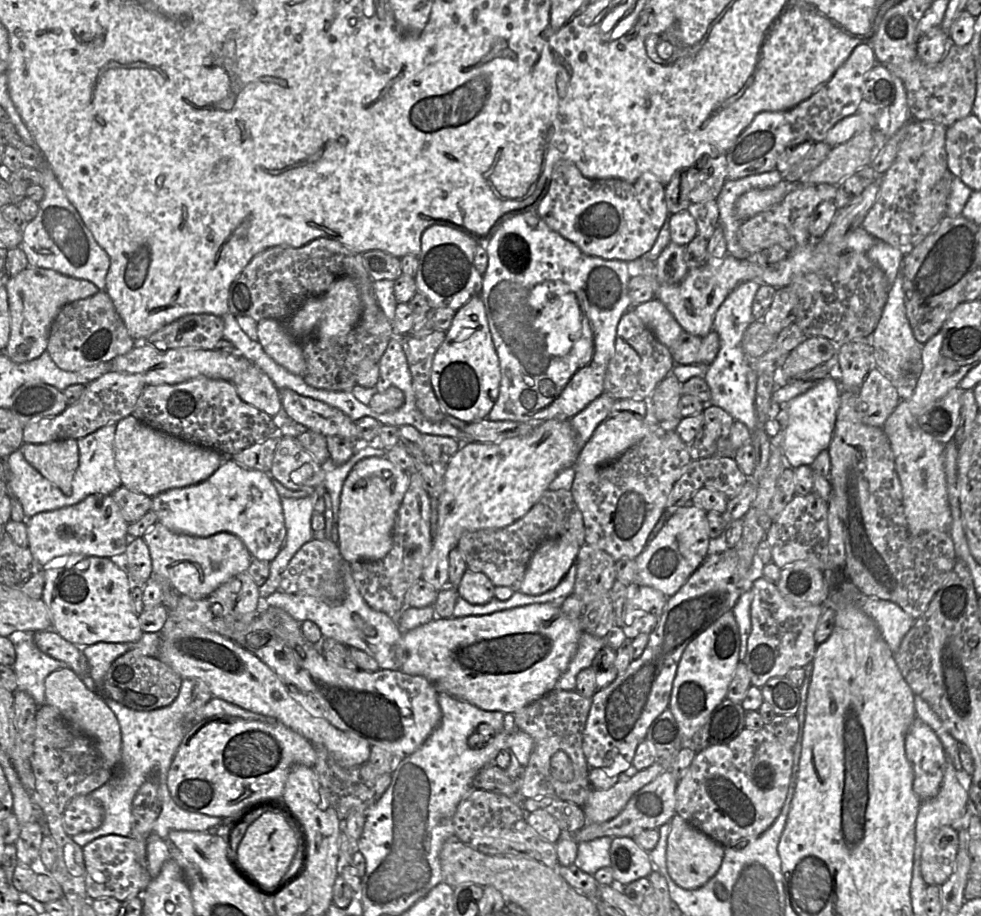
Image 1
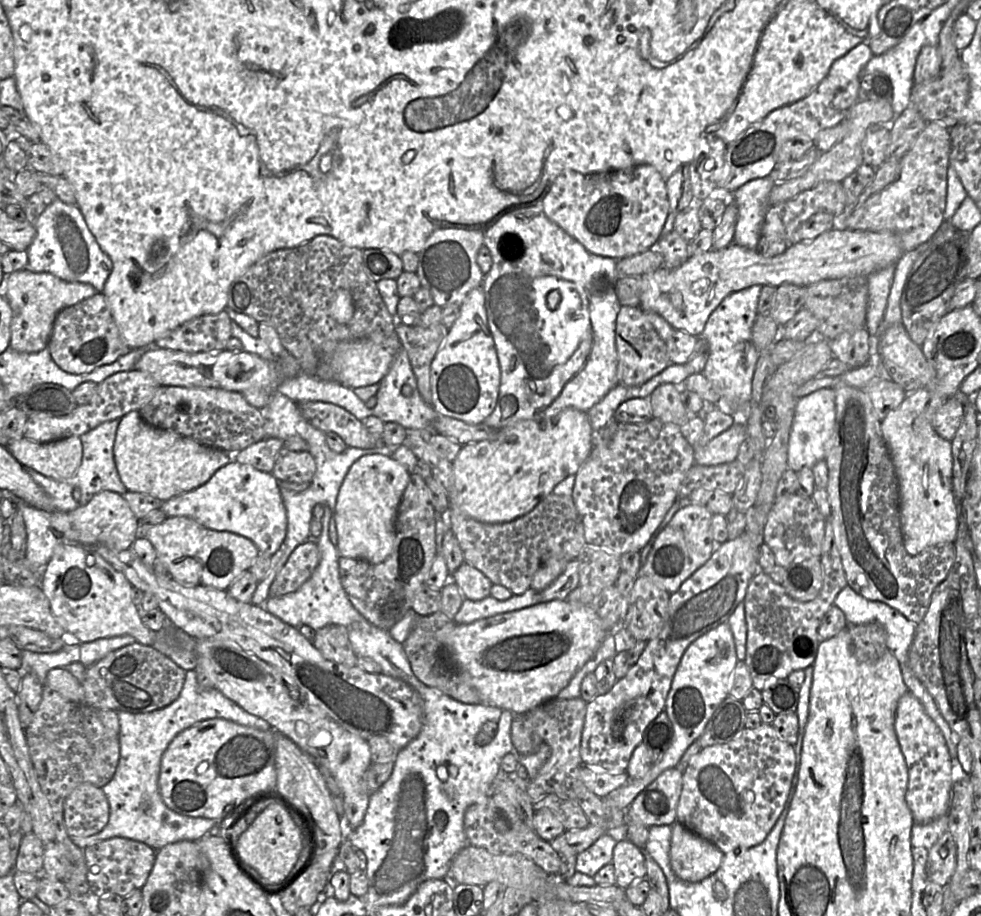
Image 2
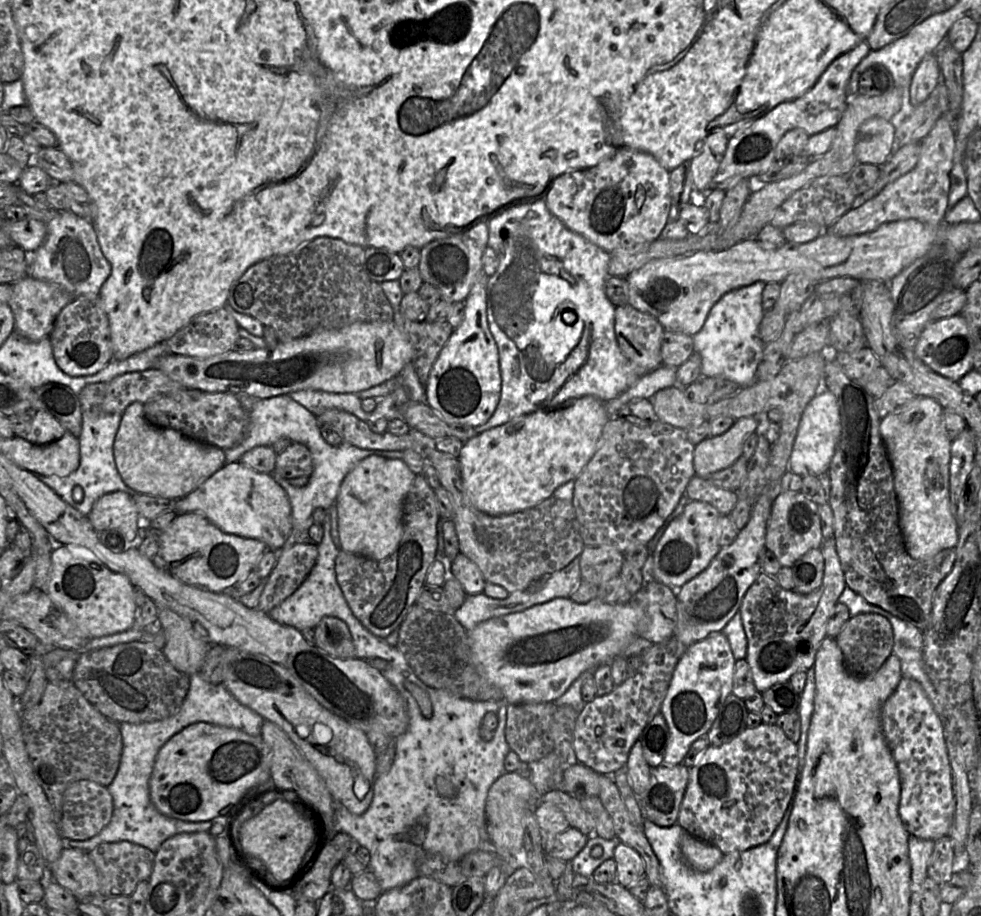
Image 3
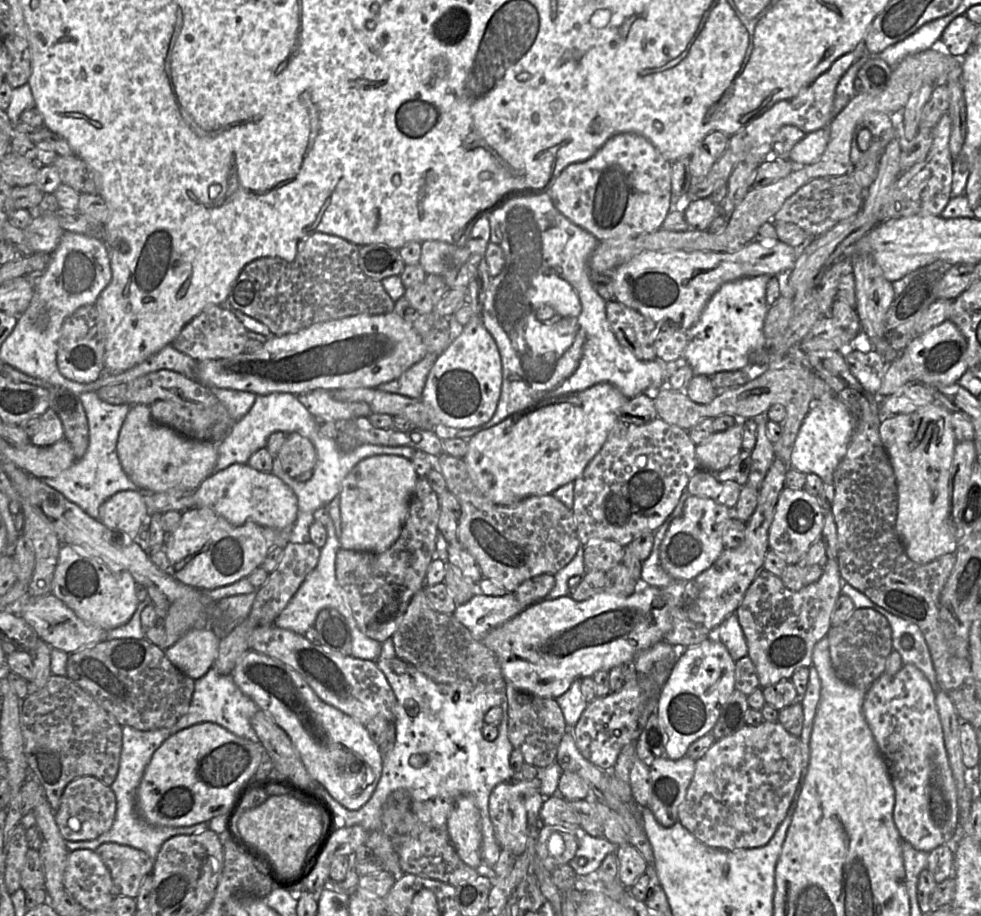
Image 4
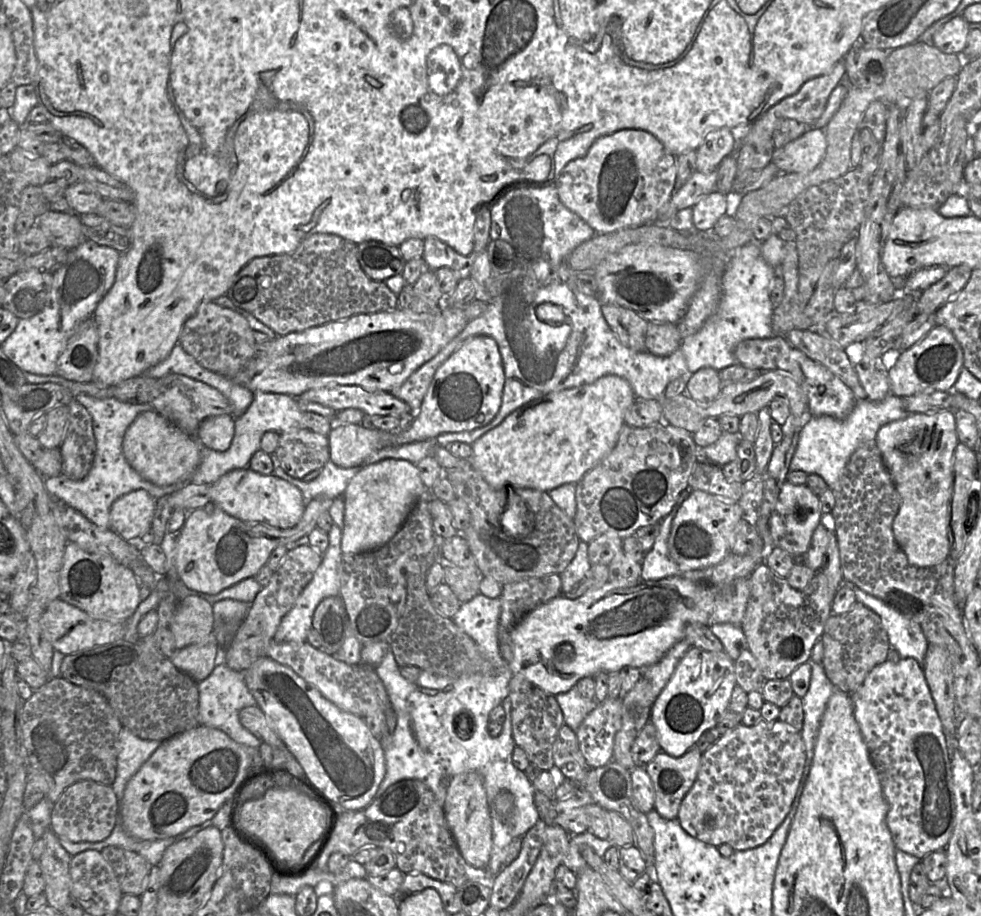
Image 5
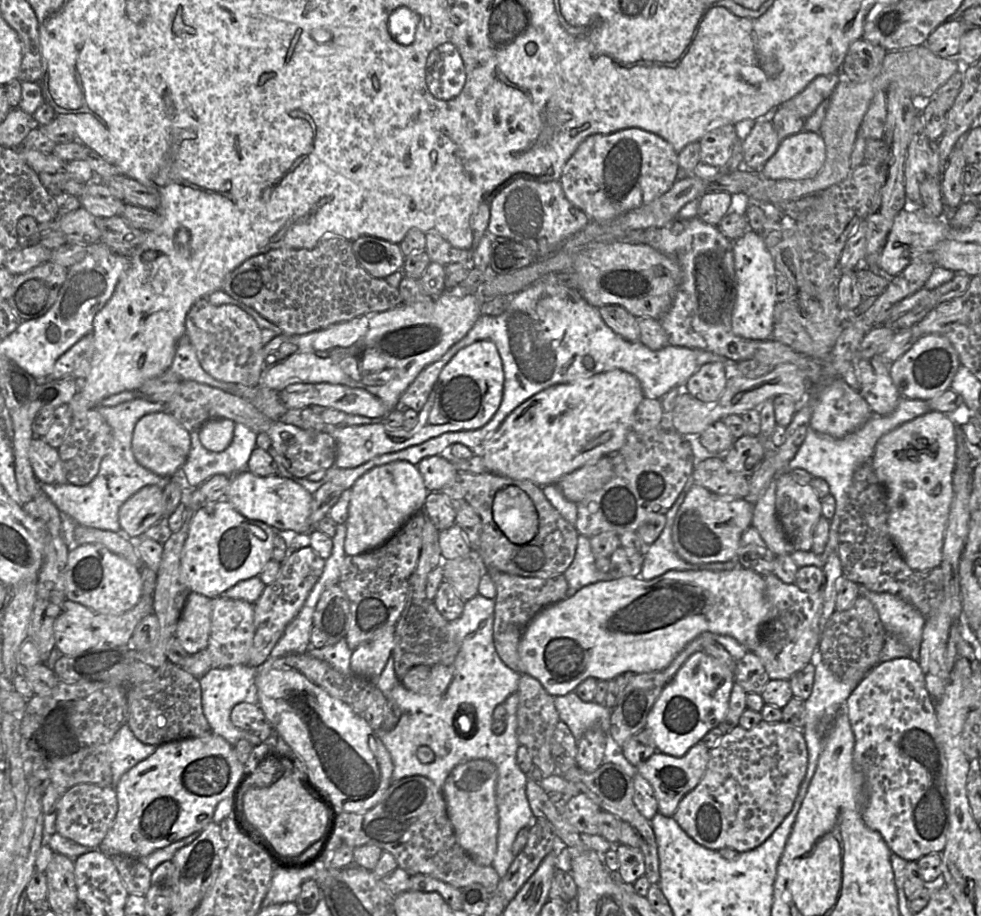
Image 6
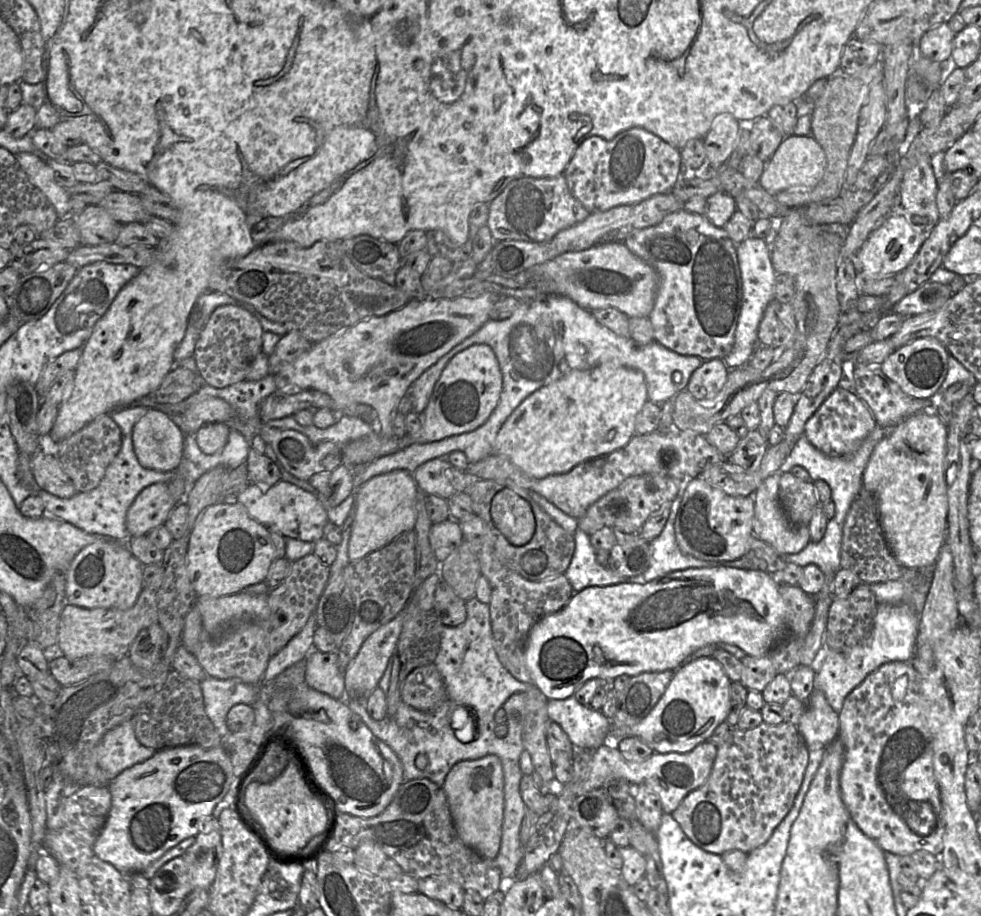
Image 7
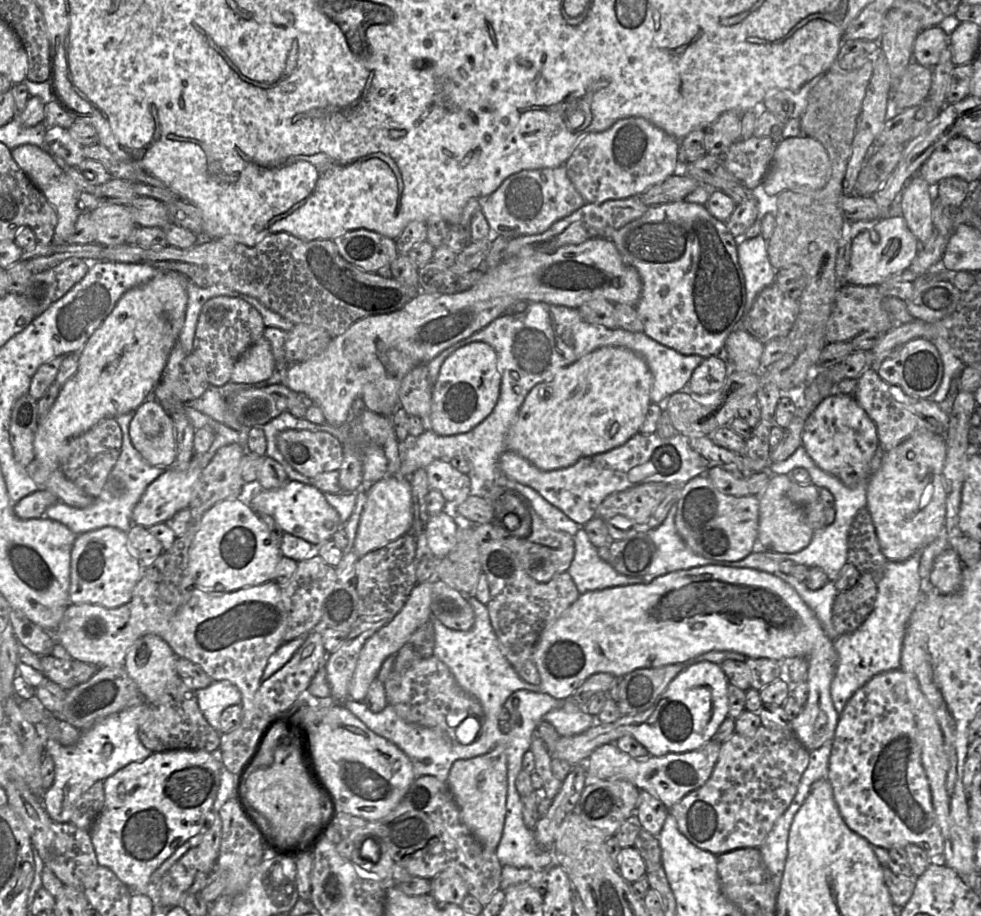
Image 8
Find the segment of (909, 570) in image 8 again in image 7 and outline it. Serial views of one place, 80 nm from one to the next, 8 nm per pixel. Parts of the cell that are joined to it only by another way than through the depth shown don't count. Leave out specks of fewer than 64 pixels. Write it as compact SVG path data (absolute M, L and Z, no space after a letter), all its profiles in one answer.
M878 604L869 638L848 654L828 651L814 679L814 689L821 690L833 710L840 714L846 696L881 665L892 661L910 662L915 653L920 614L909 604Z

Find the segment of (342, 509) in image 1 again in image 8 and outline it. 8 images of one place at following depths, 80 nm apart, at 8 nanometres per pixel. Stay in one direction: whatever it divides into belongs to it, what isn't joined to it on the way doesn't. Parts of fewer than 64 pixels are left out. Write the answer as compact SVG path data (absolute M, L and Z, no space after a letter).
M387 475L376 482L366 493L366 501L360 516L352 551L362 557L381 548L400 536L411 532L412 502L408 480L400 475Z

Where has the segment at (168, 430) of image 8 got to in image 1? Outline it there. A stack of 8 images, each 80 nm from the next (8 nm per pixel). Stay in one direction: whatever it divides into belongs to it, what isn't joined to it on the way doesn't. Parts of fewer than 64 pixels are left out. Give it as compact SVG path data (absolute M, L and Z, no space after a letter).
M133 414L116 423L114 460L122 486L149 497L208 479L226 458L217 450L148 426Z

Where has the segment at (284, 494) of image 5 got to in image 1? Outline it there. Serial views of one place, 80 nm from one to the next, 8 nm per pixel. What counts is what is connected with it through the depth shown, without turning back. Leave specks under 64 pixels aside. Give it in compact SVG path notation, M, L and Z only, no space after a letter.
M227 457L208 479L194 485L169 489L154 496L151 511L156 514L159 523L175 533L198 537L208 537L219 532L235 534L243 541L255 560L271 562L286 537L281 497L269 473L248 469L231 457Z

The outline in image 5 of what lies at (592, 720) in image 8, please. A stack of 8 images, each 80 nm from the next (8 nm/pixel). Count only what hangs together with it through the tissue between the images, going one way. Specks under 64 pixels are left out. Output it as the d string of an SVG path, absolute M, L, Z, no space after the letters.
M575 685L565 693L554 695L563 713L564 724L577 731L585 717L596 708L598 702L585 699Z

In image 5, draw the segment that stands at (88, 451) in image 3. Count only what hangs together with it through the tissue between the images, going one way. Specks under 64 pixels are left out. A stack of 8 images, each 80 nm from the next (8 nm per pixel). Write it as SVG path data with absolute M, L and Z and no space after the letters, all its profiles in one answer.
M79 394L75 399L92 417L96 450L92 467L86 477L75 481L64 474L44 478L46 490L52 497L59 499L74 508L95 525L111 529L109 512L112 504L119 497L135 490L143 489L153 498L158 499L180 489L184 484L156 486L144 480L126 461L122 443L125 432L135 418L142 412L155 411L151 404L132 404L118 401L115 398L95 398Z

